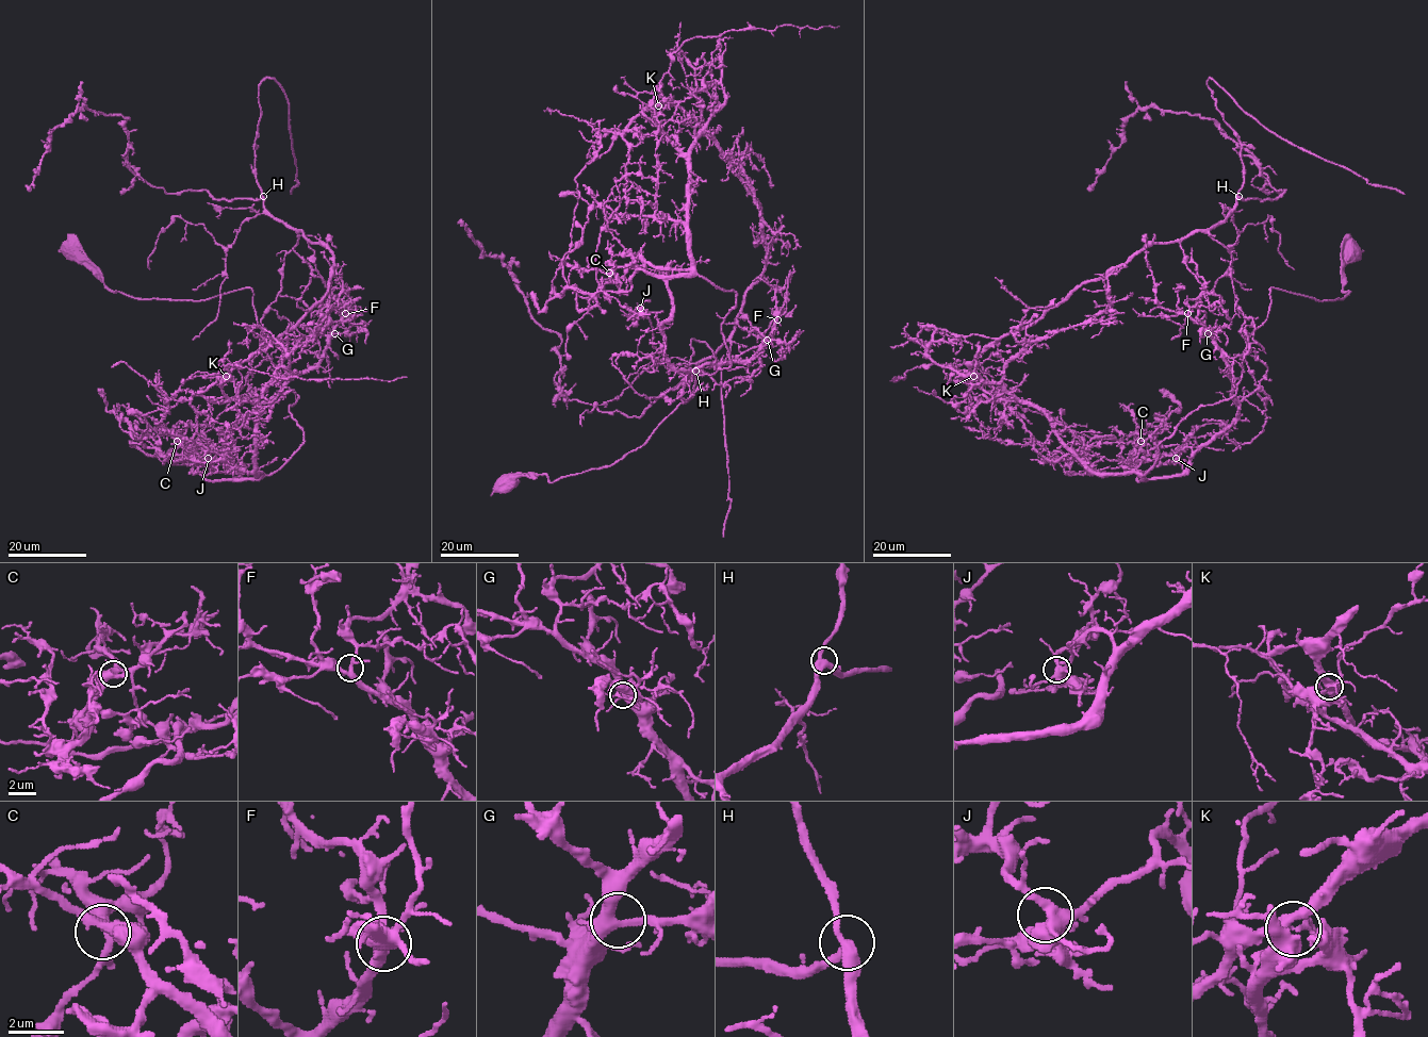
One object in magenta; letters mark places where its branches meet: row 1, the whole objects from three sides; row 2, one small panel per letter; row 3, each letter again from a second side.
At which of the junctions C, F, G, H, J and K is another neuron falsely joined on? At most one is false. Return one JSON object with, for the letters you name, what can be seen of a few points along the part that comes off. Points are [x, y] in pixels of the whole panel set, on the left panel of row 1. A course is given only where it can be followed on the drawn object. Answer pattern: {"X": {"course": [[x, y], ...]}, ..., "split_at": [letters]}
{"K": {"course": [[226, 376], [325, 296], [325, 246], [263, 198], [150, 186], [129, 118], [86, 107], [28, 191]]}, "split_at": ["K"]}

